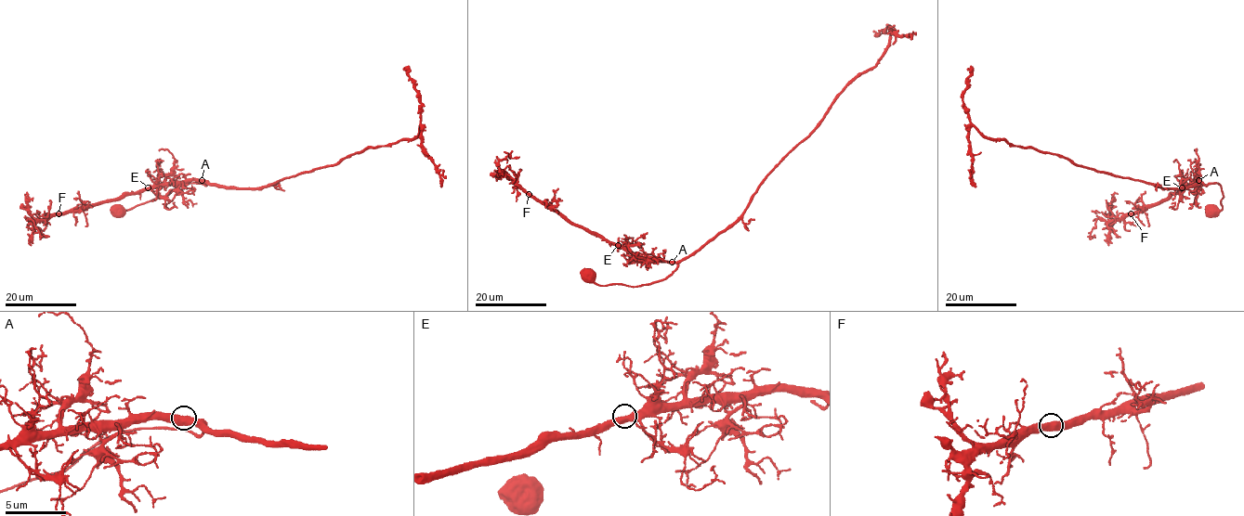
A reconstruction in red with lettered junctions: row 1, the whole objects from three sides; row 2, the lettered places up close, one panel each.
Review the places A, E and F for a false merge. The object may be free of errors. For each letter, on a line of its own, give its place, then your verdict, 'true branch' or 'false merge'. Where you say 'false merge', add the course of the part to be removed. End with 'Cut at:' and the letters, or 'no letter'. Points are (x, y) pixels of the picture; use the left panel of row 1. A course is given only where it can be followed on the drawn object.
A: place (202, 180); true branch
E: place (148, 187); true branch
F: place (58, 213); true branch
Cut at: no letter

